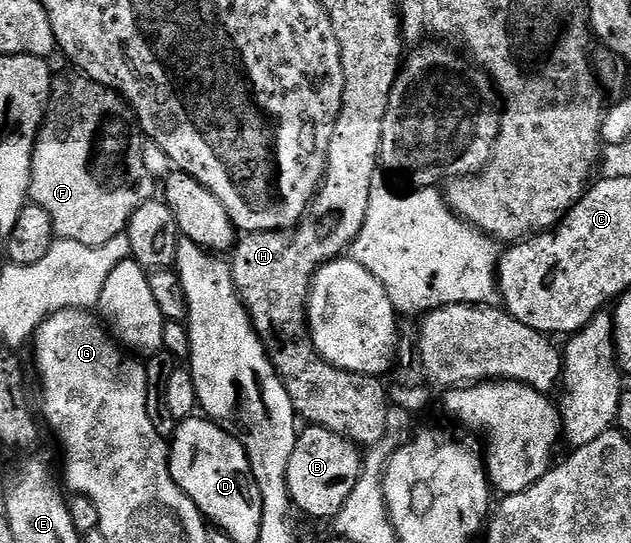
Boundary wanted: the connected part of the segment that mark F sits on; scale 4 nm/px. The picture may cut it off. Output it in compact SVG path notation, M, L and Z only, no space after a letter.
M55 74L50 85L50 101L32 153L28 199L52 217L52 229L57 238L95 247L125 232L132 213L136 213L144 201L155 198L156 180L144 166L144 139L136 133L136 120L129 103L118 92L84 74L69 74Z

